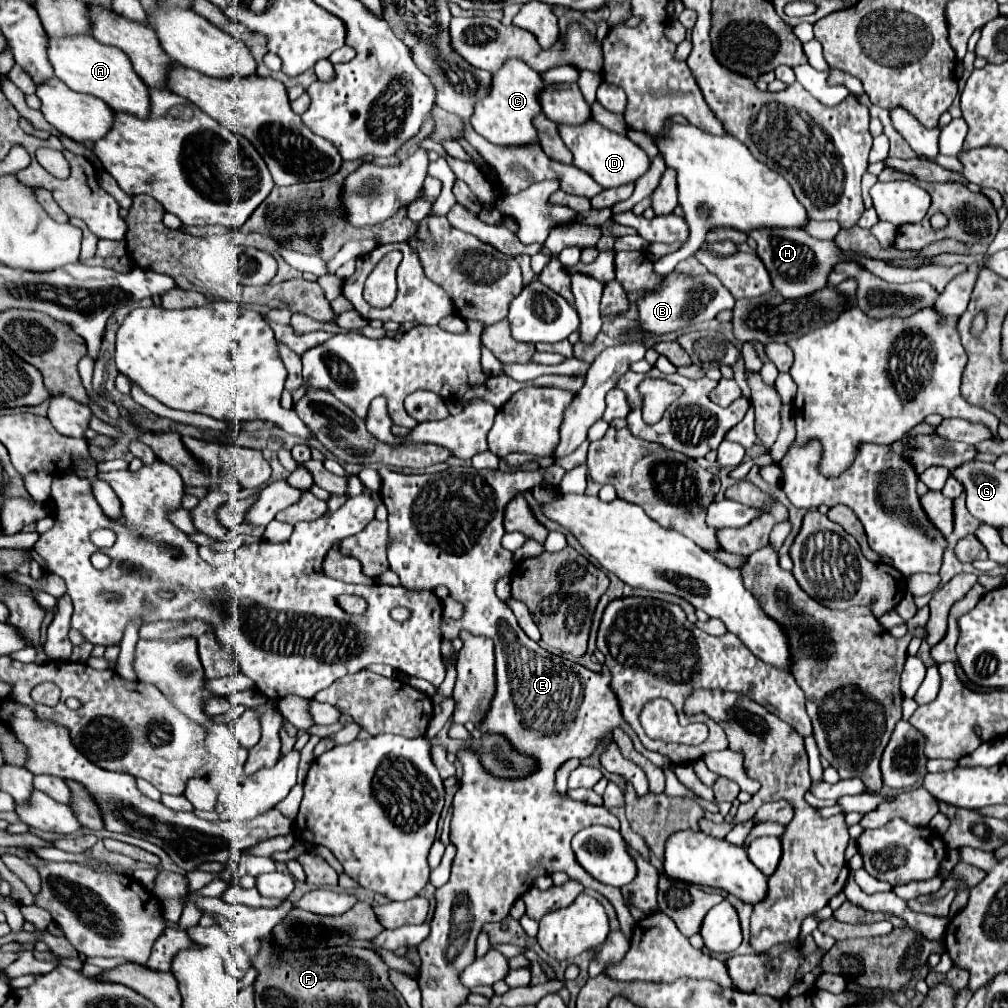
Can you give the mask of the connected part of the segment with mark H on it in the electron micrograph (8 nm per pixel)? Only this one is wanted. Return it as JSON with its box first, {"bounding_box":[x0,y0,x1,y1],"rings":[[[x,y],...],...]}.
{"bounding_box":[748,229,858,299],"rings":[[[778,229],[776,231],[752,231],[748,233],[758,243],[758,255],[770,271],[774,289],[786,299],[810,295],[826,287],[826,277],[830,269],[840,261],[850,261],[858,253],[848,253],[836,247],[834,241],[820,241],[810,237],[802,229]]]}

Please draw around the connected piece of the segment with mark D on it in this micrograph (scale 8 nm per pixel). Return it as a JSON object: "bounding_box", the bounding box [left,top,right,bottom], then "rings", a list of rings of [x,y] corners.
{"bounding_box":[558,119,650,189],"rings":[[[588,119],[580,125],[558,125],[558,133],[574,155],[572,165],[576,165],[584,173],[588,173],[604,189],[612,189],[612,187],[620,187],[620,185],[638,181],[650,167],[650,159],[642,147],[638,147],[628,137],[606,129],[604,125],[596,123],[594,119]]]}

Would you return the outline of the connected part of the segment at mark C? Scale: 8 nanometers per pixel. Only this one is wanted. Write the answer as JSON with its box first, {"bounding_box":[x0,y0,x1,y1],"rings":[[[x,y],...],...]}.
{"bounding_box":[470,59,544,145],"rings":[[[506,59],[500,71],[492,75],[492,91],[474,107],[470,123],[476,133],[496,145],[528,145],[538,143],[532,119],[540,113],[538,93],[544,87],[542,77],[520,59]]]}

